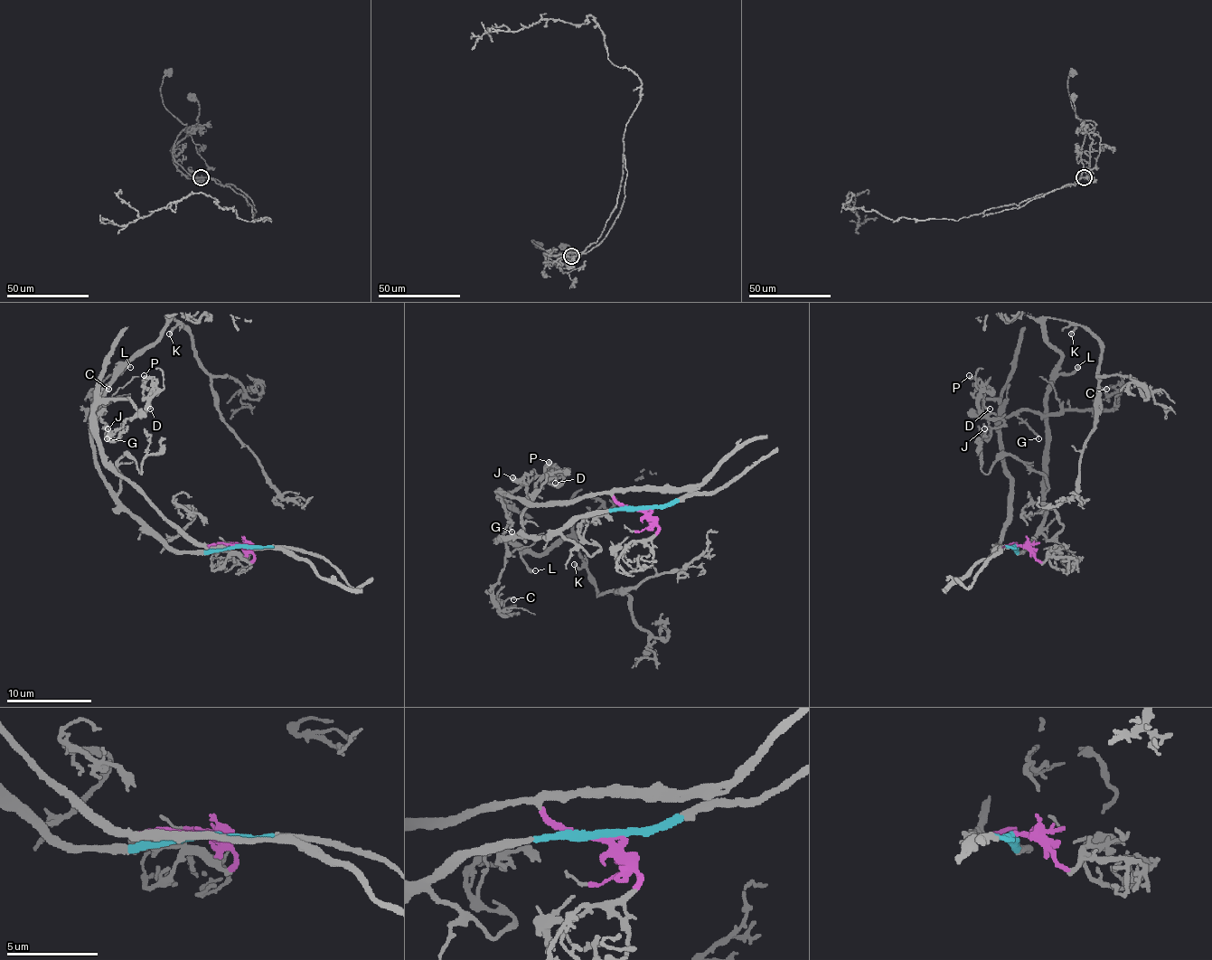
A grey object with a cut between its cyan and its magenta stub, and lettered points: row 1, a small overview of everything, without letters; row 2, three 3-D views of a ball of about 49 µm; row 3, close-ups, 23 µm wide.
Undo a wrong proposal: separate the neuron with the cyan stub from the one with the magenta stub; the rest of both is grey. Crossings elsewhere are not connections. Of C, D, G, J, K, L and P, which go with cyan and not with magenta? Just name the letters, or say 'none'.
K, L

